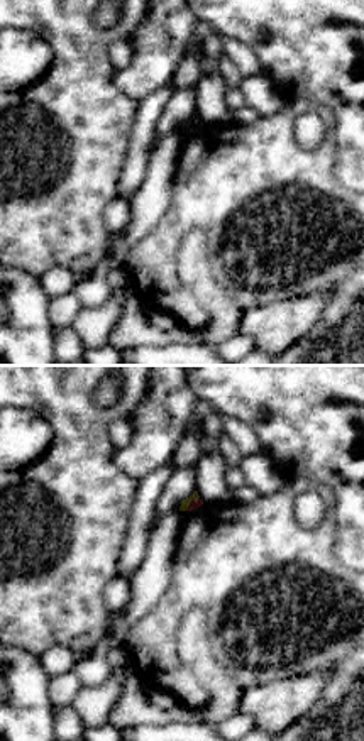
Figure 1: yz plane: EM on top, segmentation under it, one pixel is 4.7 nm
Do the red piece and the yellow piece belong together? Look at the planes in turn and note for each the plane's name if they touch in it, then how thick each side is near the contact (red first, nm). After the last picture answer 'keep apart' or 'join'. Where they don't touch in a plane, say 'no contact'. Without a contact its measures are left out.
yz | 50/50 nm

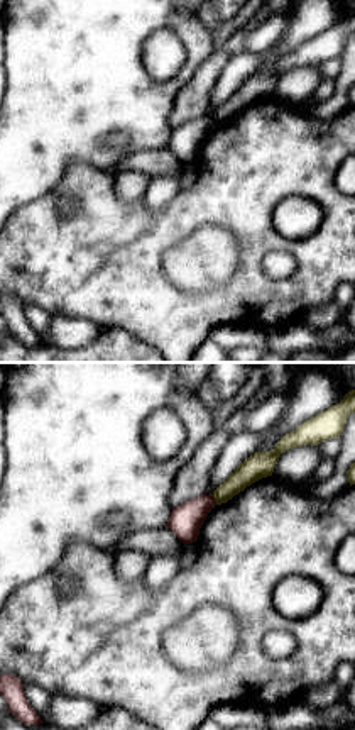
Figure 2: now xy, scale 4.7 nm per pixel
xy | 150/120 nm

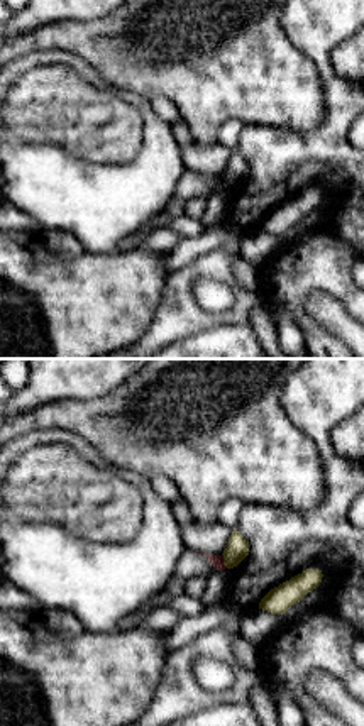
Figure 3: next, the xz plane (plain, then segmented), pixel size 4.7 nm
xz | 60/110 nm

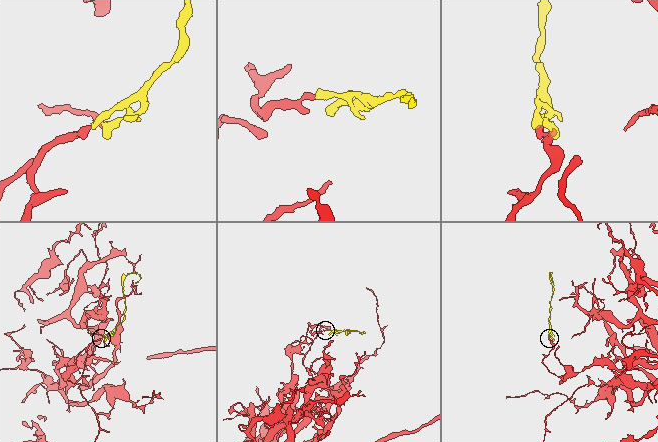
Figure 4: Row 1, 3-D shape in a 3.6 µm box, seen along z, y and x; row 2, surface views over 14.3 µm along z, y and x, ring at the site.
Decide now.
keep apart

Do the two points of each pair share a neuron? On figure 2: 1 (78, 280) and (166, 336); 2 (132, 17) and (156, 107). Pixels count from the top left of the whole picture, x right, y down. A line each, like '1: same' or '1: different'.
1: same
2: same

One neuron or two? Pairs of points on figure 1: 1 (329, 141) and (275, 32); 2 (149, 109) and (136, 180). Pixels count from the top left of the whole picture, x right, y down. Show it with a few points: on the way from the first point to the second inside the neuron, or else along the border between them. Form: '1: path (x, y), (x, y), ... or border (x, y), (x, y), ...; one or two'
1: border (286, 97), (324, 104), (332, 112), (337, 127); two
2: path (144, 126), (136, 163); one

